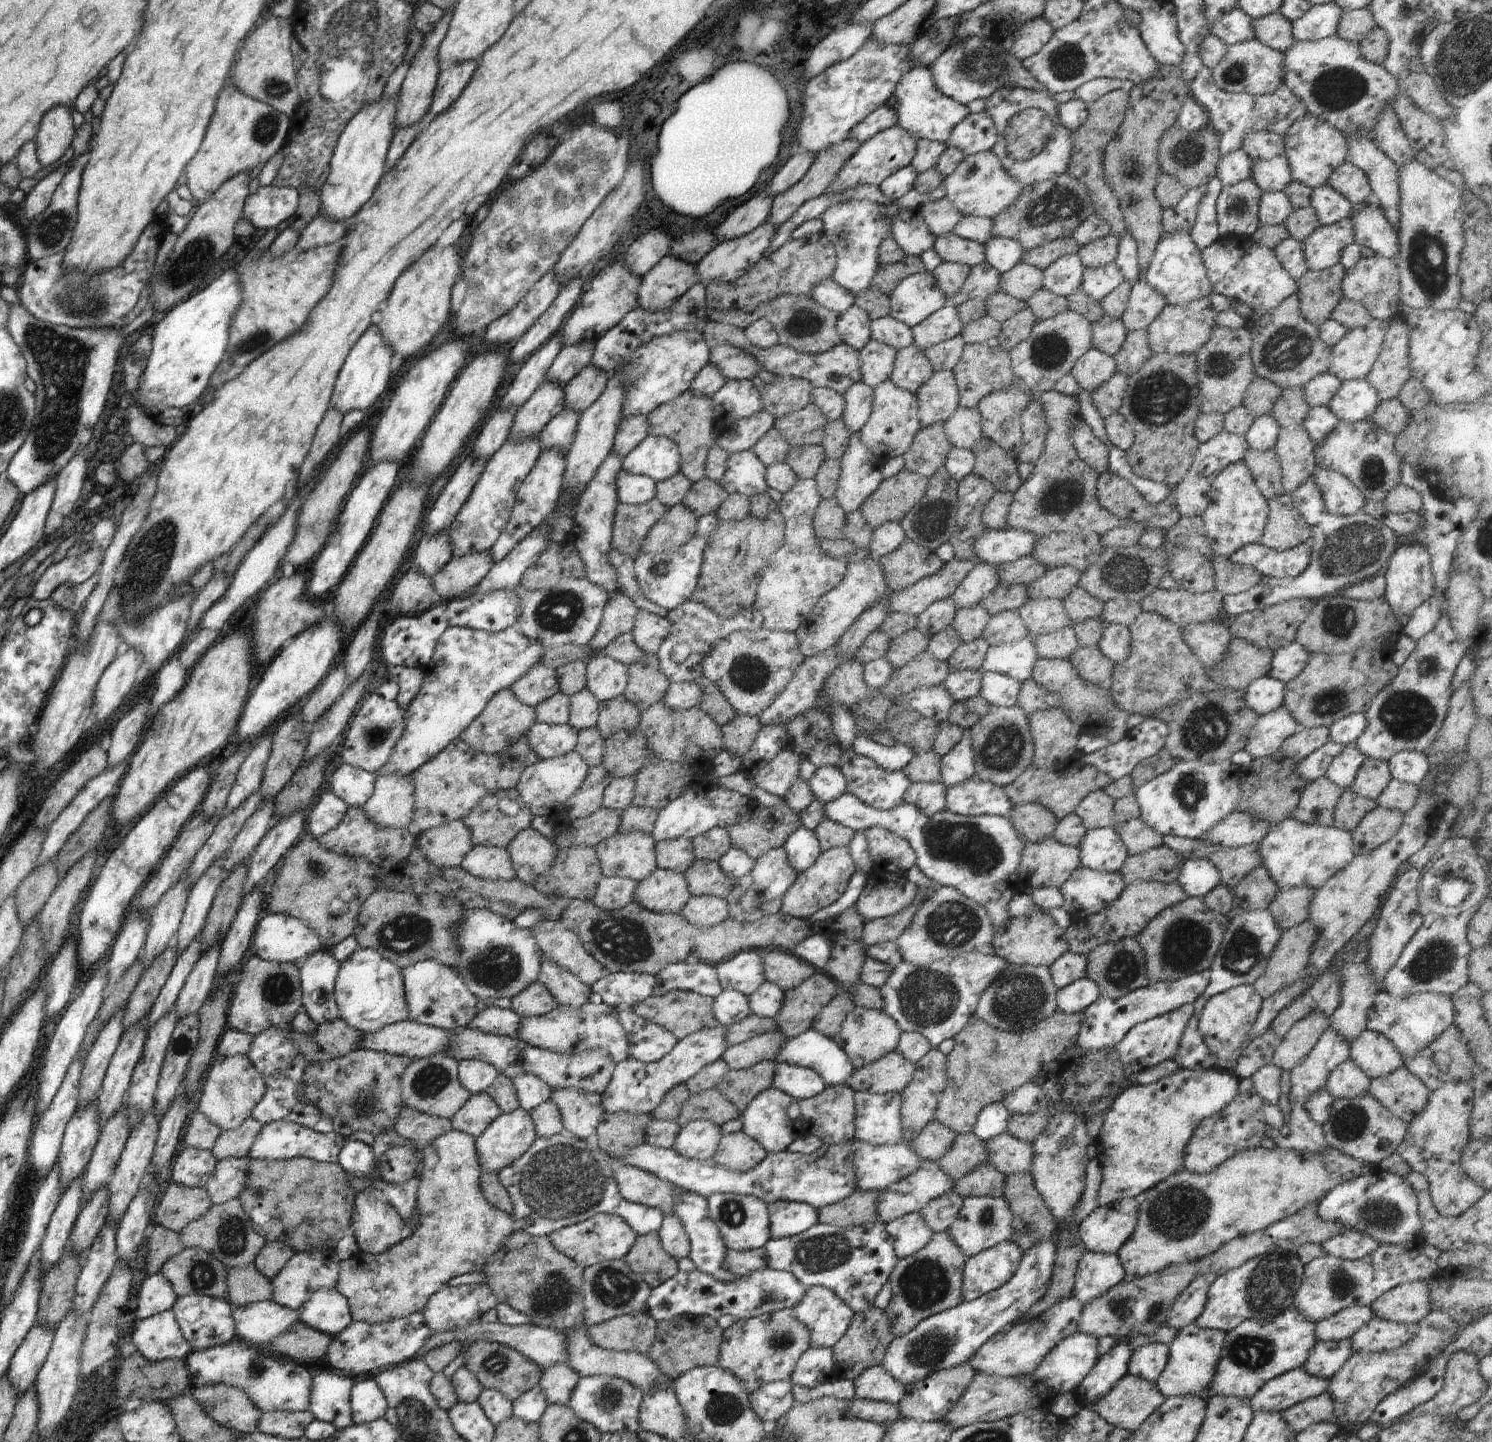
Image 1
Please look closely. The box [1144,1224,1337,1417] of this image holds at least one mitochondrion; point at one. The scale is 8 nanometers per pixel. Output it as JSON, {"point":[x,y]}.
{"point":[1272,1276]}

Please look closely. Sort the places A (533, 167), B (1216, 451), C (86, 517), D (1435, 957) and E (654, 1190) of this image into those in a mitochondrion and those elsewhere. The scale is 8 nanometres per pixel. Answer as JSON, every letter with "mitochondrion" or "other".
{"A":"other","B":"other","C":"other","D":"mitochondrion","E":"other"}

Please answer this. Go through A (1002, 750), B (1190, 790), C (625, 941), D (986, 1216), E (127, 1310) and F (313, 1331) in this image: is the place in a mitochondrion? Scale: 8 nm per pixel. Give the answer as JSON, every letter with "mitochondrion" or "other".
{"A":"mitochondrion","B":"mitochondrion","C":"mitochondrion","D":"mitochondrion","E":"other","F":"other"}

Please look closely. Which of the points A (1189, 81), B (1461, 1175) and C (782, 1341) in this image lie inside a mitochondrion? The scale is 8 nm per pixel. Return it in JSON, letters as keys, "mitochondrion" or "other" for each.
{"A":"other","B":"other","C":"mitochondrion"}

